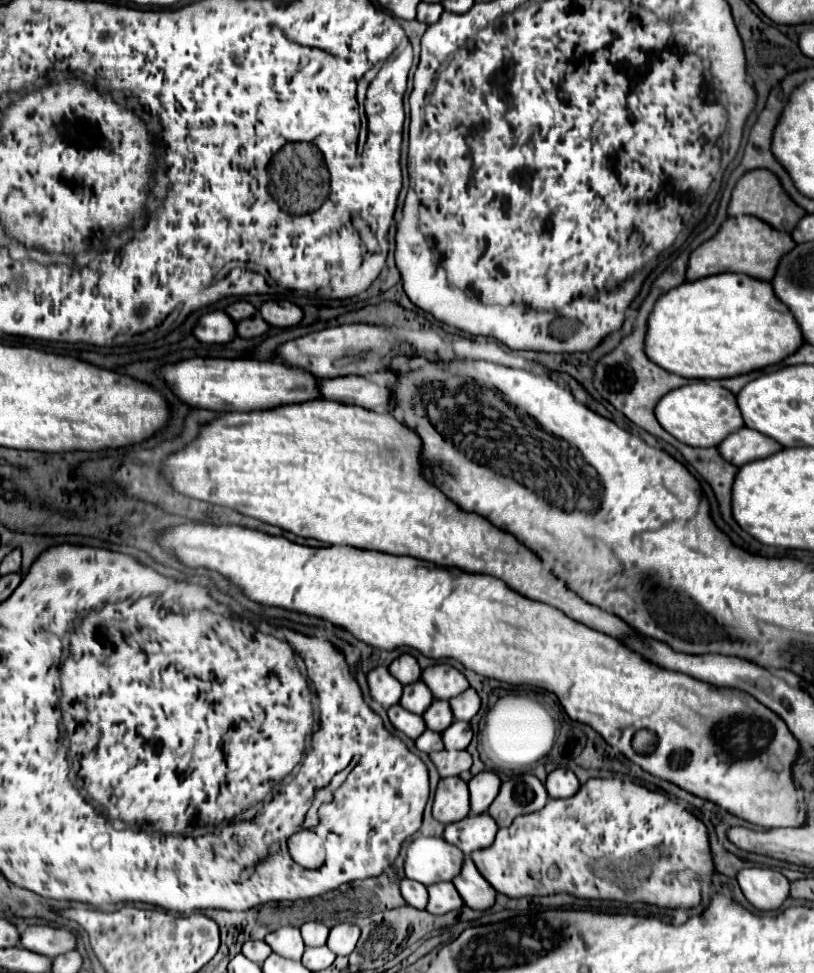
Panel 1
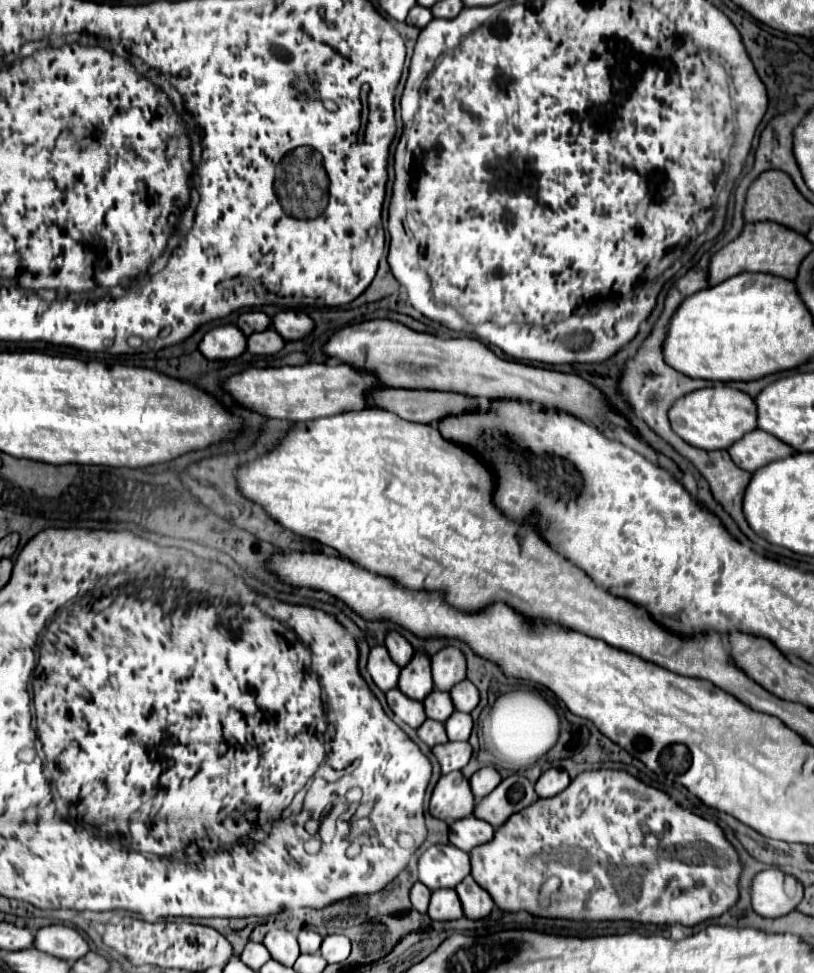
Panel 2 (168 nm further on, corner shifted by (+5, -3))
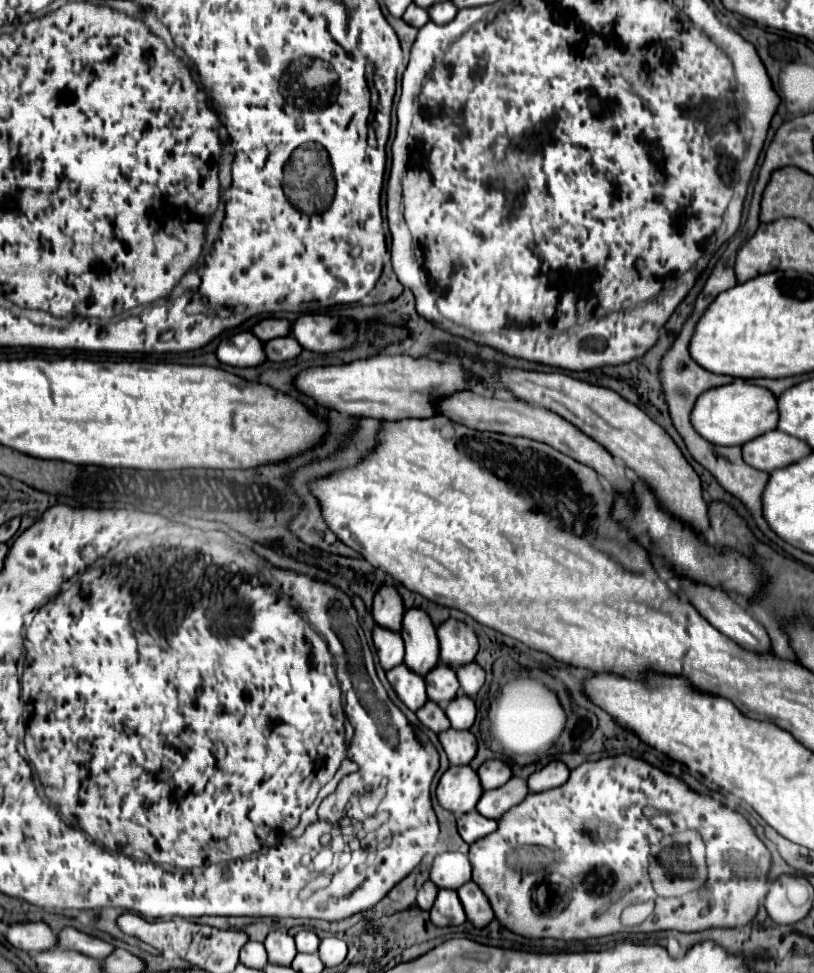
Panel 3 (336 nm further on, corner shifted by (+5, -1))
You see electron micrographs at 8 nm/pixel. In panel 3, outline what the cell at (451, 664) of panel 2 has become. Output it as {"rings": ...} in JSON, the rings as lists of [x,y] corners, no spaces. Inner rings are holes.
{"rings":[[[449,618],[437,628],[441,644],[441,662],[449,666],[461,666],[475,658],[479,650],[479,640],[475,630],[463,620]]]}

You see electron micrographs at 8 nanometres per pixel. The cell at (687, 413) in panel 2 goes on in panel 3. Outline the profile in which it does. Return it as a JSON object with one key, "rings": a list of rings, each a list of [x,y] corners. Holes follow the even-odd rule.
{"rings":[[[735,380],[727,386],[719,386],[713,388],[709,392],[705,392],[695,408],[693,408],[693,416],[691,416],[691,424],[693,428],[711,444],[717,446],[743,446],[749,440],[775,430],[779,422],[779,408],[777,408],[777,396],[763,388],[763,386],[753,386],[753,384],[745,384],[743,380]]]}

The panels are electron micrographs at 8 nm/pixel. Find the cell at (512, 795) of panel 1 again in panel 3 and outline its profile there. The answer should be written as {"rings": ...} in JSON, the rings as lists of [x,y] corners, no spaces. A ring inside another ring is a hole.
{"rings":[[[513,776],[513,778],[511,778],[507,784],[503,784],[501,788],[483,792],[483,796],[481,796],[479,804],[477,804],[477,810],[479,810],[483,816],[487,816],[487,818],[499,820],[509,808],[513,808],[515,804],[519,804],[527,794],[529,794],[527,782],[525,782],[523,778]]]}

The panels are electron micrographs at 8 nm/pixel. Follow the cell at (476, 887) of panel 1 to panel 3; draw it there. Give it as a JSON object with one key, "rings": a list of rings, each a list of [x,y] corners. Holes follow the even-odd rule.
{"rings":[[[467,882],[463,884],[459,890],[459,900],[465,908],[467,920],[477,926],[477,928],[485,928],[491,920],[493,920],[493,910],[491,904],[487,900],[487,896],[481,892],[481,888],[475,882]]]}

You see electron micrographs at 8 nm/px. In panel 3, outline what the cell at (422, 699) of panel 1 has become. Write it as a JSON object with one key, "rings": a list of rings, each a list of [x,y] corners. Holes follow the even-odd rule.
{"rings":[[[411,608],[403,616],[401,638],[405,642],[405,664],[425,676],[439,662],[437,630],[425,610]]]}

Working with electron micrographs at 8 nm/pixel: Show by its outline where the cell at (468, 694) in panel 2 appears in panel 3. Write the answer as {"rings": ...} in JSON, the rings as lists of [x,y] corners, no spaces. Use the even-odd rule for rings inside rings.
{"rings":[[[477,662],[463,664],[463,666],[455,668],[455,672],[457,672],[459,684],[461,684],[461,692],[467,696],[475,696],[485,682],[485,670]]]}

